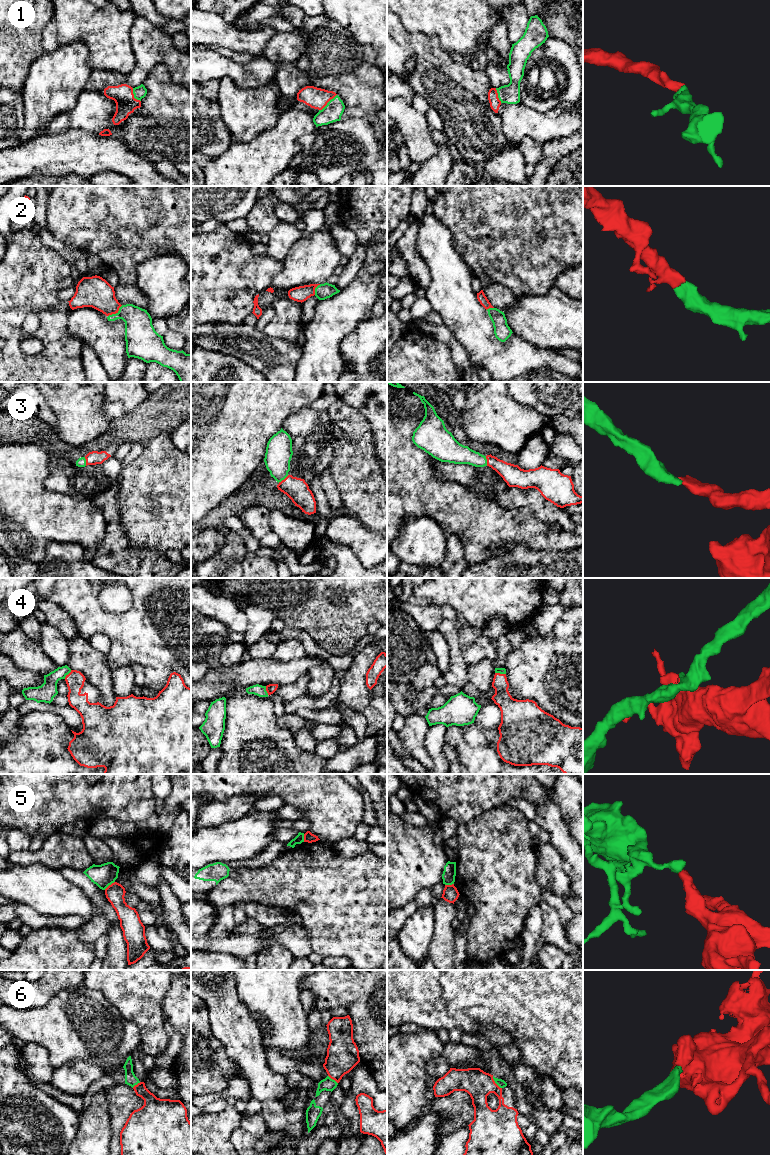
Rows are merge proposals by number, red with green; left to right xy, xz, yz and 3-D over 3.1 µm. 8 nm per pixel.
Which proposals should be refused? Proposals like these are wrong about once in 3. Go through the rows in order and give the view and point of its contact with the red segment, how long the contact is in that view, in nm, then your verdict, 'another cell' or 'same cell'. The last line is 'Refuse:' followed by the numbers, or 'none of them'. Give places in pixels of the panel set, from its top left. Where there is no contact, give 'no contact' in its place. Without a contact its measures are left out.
1: contact xz (327, 102); length 190 nm; same cell
2: contact xy (115, 313); length 150 nm; same cell
3: contact xz (284, 479); length 110 nm; same cell
4: contact yz (499, 673); length 90 nm; same cell
5: contact xy (109, 885); length 110 nm; another cell
6: contact yz (494, 1082); length 130 nm; same cell
Refuse: 5

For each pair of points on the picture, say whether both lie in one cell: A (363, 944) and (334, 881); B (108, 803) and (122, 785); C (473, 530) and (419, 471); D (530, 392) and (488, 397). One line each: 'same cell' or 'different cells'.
A: same cell
B: same cell
C: same cell
D: different cells

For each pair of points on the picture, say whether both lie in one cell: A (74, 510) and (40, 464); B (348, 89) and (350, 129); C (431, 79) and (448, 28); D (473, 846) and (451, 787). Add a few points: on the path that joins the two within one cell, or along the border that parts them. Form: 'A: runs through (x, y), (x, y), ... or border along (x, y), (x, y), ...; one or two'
A: runs through (59, 509), (38, 488), (38, 479); one
B: border along (341, 119), (363, 118), (371, 127); two
C: border along (423, 33), (435, 36), (440, 45), (450, 55); two
D: border along (485, 811), (458, 825); two

